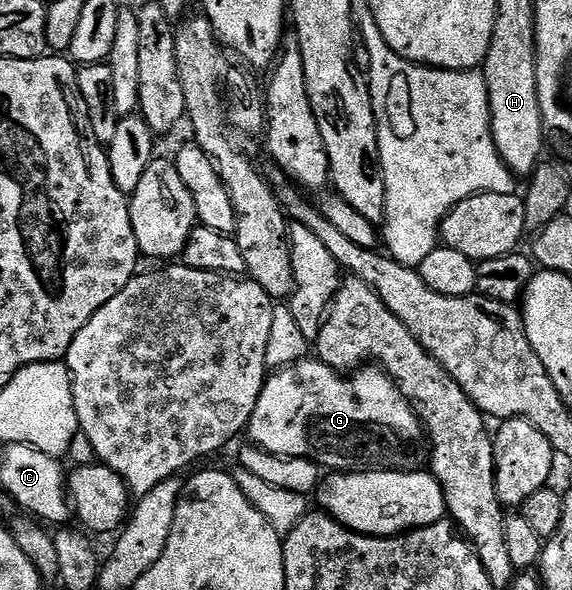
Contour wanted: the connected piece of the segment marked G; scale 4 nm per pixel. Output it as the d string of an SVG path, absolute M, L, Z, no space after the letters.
M305 357L299 363L273 370L264 380L264 388L258 397L258 405L254 405L246 435L266 453L309 459L332 473L406 471L413 464L423 464L420 462L426 459L425 452L423 455L416 451L420 442L423 444L426 439L424 424L387 371L375 365L365 365L347 375L328 367L315 357Z

